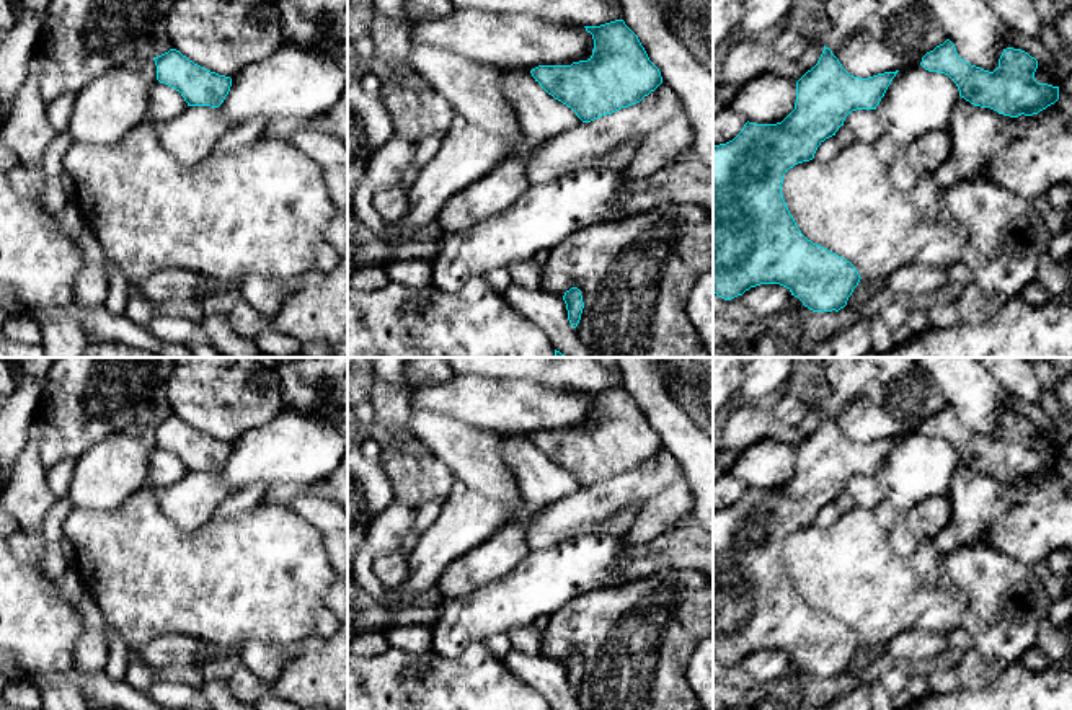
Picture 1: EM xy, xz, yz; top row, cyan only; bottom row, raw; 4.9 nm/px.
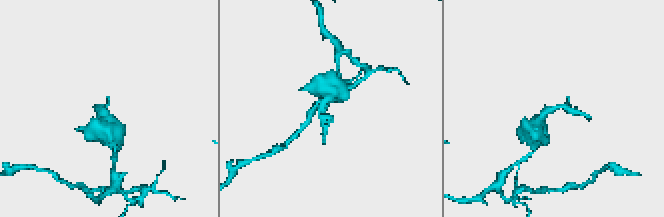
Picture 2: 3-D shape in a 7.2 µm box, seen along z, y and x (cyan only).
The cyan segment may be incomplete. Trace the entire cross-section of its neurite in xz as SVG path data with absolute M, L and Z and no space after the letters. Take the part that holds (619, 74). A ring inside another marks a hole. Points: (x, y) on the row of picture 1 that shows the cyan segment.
M623 20L584 28L594 39L592 55L587 60L571 65L538 65L530 70L535 82L555 100L571 108L583 122L636 104L662 83L659 69L649 60L638 36Z

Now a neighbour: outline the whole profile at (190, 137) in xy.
M188 106L171 121L152 121L158 142L183 166L206 160L217 142L235 126L219 108Z

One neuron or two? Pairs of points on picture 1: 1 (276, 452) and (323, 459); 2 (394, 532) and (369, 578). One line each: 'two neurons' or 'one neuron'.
1: one neuron
2: one neuron

